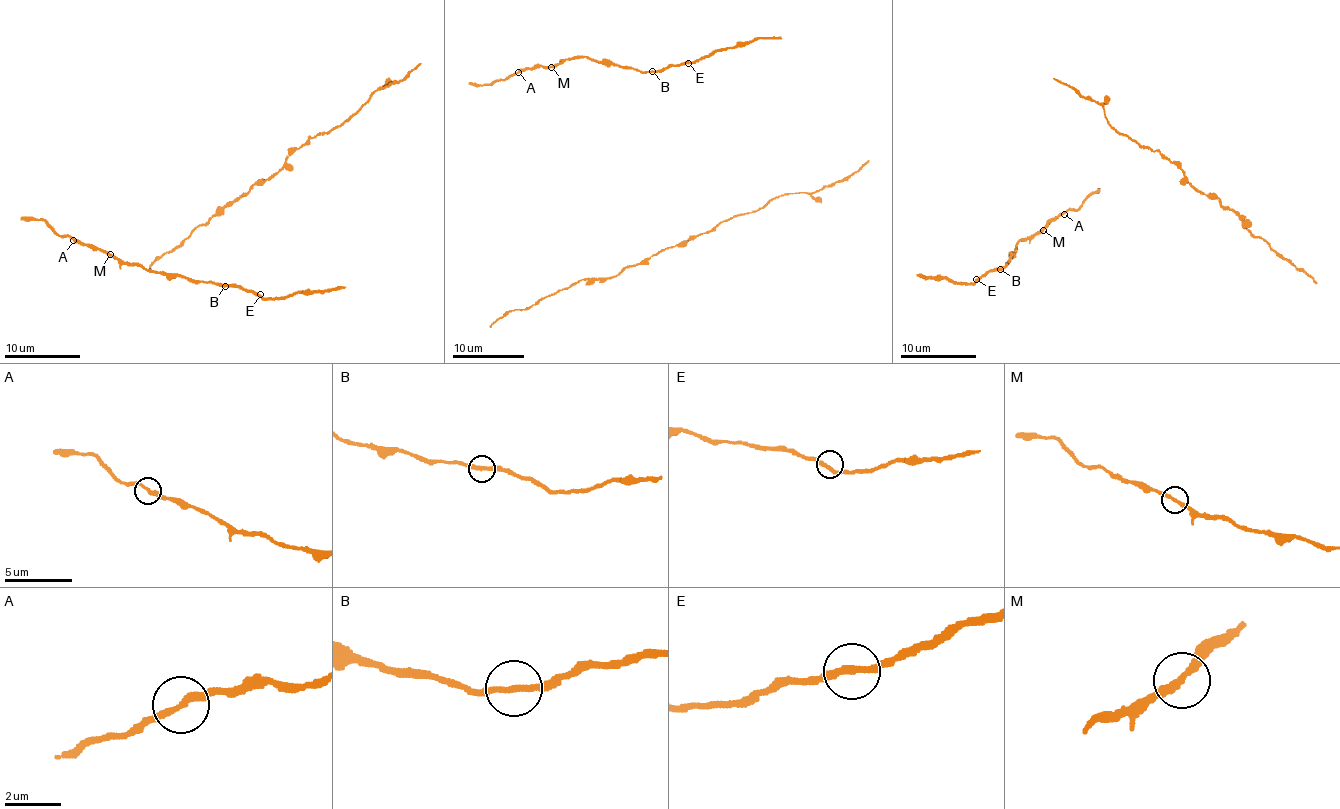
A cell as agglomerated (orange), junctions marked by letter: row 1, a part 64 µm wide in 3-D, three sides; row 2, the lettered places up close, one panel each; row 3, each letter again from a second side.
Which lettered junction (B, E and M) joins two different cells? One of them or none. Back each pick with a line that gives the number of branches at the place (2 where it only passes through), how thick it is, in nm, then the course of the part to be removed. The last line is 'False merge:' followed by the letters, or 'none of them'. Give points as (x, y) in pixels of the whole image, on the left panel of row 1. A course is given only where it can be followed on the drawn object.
False merge: none of them

